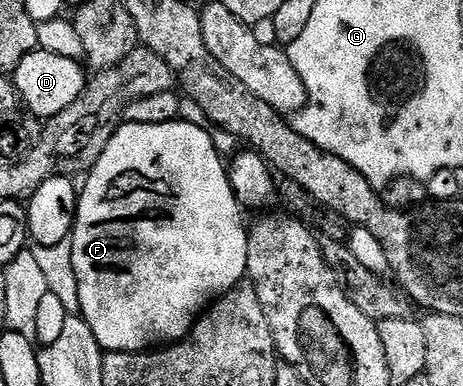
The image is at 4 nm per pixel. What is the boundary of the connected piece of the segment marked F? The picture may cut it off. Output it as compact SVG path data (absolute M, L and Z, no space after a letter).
M181 118L165 124L121 123L98 162L87 173L88 181L82 184L76 206L76 223L70 237L74 272L78 279L79 315L89 324L104 352L146 352L183 340L192 331L192 325L201 313L225 292L237 287L248 271L248 232L240 217L242 209L232 192L229 169L226 160L223 160L225 157L216 148L213 133L207 127L199 128L196 124L187 124L186 120Z

